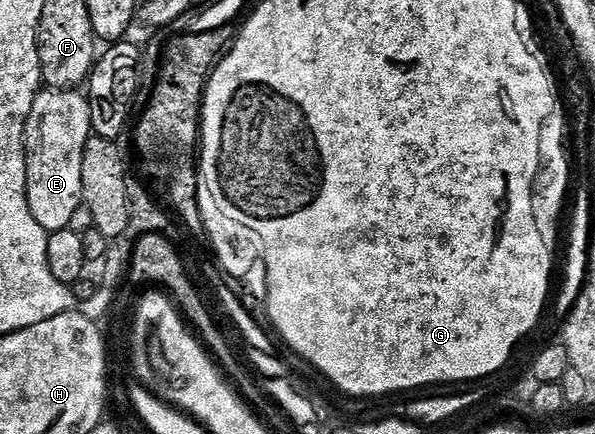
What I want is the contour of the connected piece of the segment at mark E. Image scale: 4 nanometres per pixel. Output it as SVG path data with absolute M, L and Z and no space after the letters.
M43 88L33 100L23 133L27 153L27 199L33 220L48 232L68 229L75 213L83 206L83 177L81 164L85 160L85 144L93 136L91 129L91 99L86 93L78 94L75 88Z

